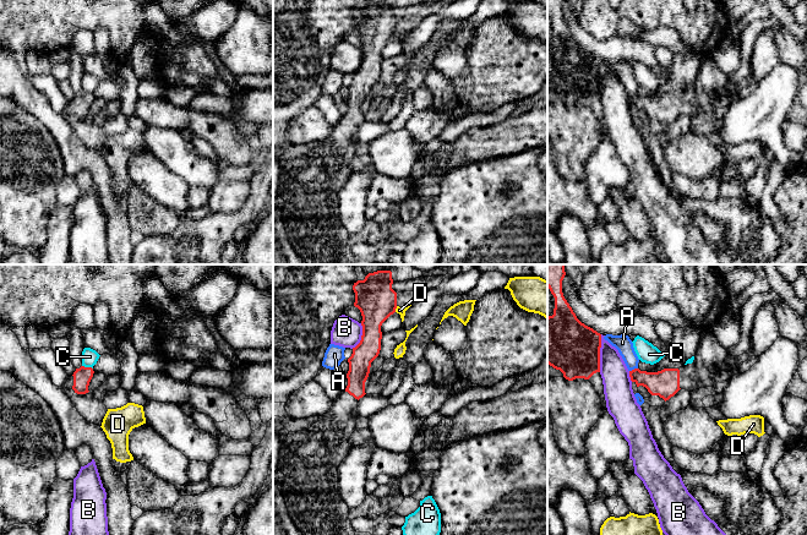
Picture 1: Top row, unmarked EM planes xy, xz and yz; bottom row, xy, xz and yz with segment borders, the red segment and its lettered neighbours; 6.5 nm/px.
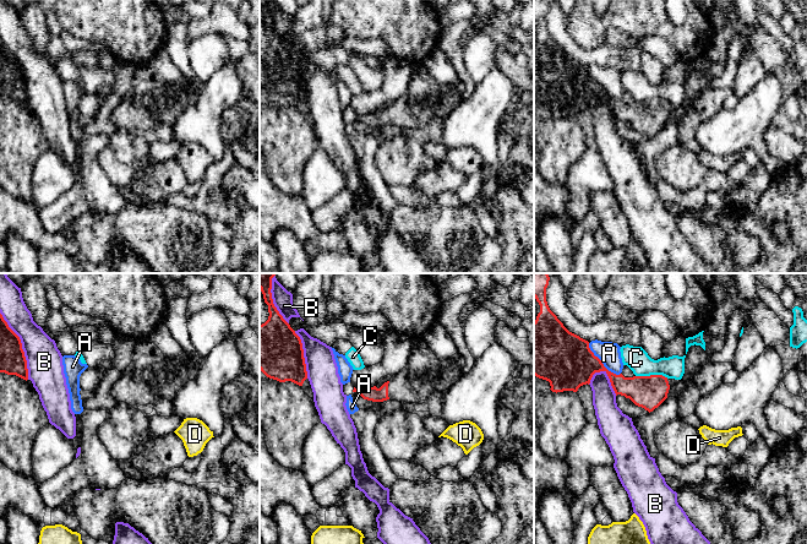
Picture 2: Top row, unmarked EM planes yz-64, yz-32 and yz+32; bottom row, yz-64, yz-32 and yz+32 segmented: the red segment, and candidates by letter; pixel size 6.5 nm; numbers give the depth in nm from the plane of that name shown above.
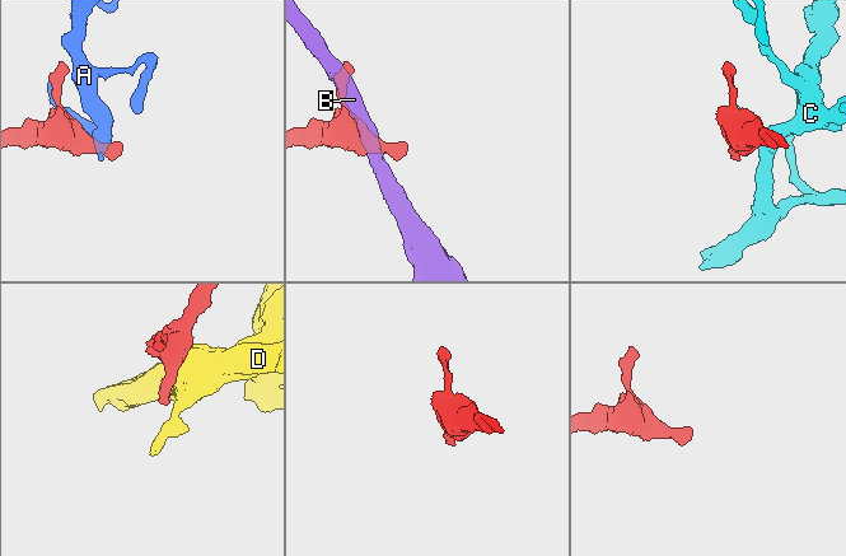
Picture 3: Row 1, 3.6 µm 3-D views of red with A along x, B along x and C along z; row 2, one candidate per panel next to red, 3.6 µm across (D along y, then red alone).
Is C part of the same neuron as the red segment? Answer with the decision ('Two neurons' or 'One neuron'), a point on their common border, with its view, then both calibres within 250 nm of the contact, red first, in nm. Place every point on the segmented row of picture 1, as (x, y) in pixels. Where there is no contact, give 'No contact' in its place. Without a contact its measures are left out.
Two neurons. Touches red at xy (87, 367). Thickness 120 nm (red) against 110 nm

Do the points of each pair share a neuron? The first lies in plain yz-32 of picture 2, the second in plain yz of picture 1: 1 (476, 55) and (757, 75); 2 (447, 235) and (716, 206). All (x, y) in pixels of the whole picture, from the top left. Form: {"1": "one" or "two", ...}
{"1": "one", "2": "one"}

